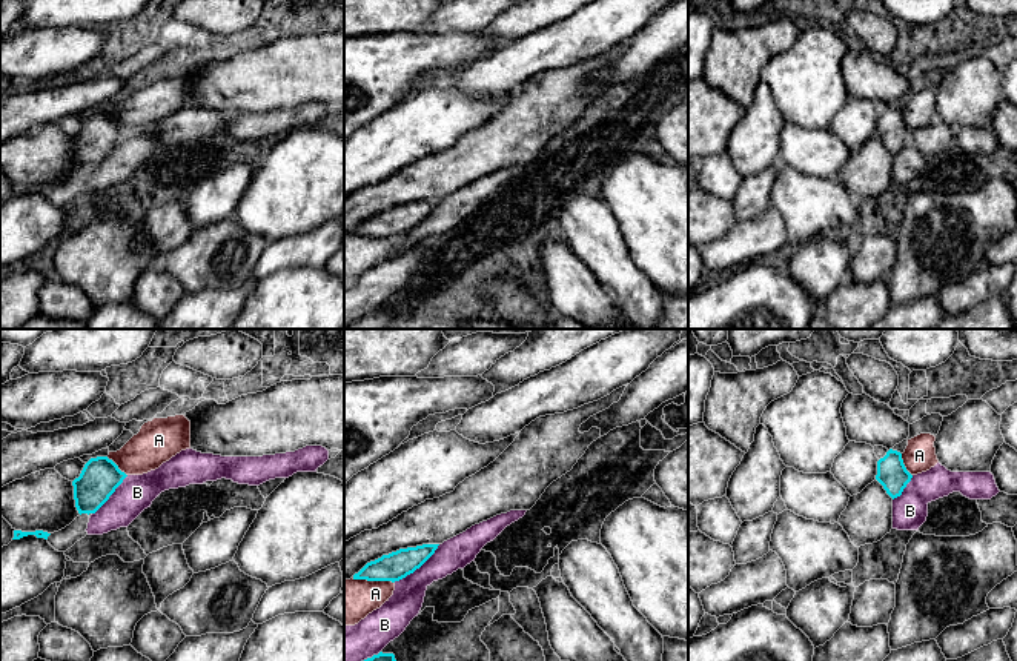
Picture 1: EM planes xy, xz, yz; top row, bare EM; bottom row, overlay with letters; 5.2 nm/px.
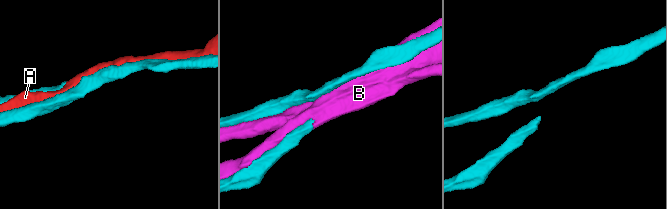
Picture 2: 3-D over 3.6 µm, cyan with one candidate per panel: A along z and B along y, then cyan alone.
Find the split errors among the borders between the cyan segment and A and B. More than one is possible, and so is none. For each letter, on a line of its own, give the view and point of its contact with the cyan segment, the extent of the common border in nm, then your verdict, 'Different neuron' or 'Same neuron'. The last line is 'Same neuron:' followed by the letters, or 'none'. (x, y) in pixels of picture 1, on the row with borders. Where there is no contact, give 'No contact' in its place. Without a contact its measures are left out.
A: Touches cyan at xz (374, 580). Shared border 220 nm. Different neuron
B: Touches cyan at xz (417, 567). Shared border 320 nm. Same neuron
Same neuron: B

